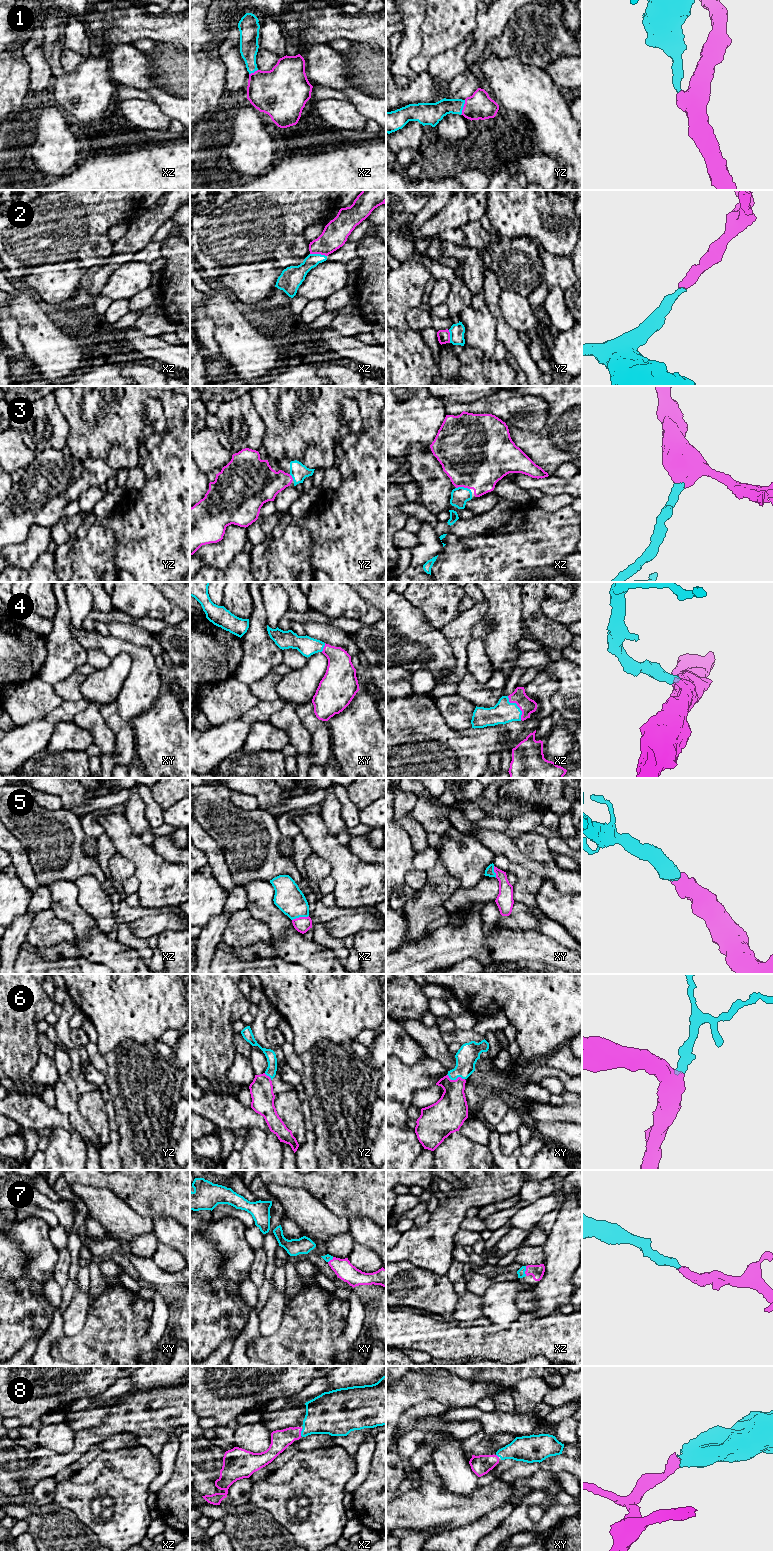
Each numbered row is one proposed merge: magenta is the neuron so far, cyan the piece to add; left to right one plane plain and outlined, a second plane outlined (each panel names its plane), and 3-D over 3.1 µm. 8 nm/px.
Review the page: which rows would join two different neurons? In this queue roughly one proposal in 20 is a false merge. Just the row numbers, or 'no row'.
no row

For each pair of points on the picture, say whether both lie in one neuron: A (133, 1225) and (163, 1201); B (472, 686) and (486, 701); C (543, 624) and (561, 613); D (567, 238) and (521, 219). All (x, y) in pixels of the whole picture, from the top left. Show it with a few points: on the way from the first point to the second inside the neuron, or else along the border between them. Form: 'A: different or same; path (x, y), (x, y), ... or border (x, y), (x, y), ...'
A: different; border (125, 1203), (140, 1215), (151, 1219)
B: same; path (475, 690), (482, 697)
C: different; border (542, 604), (542, 611), (547, 616), (567, 626)
D: same; path (556, 227), (548, 219), (532, 219)

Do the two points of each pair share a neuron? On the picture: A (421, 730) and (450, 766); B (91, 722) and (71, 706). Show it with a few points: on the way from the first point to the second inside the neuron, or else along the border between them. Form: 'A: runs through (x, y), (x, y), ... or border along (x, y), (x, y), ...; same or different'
A: runs through (421, 740), (440, 761); same
B: border along (90, 702), (71, 720); different

